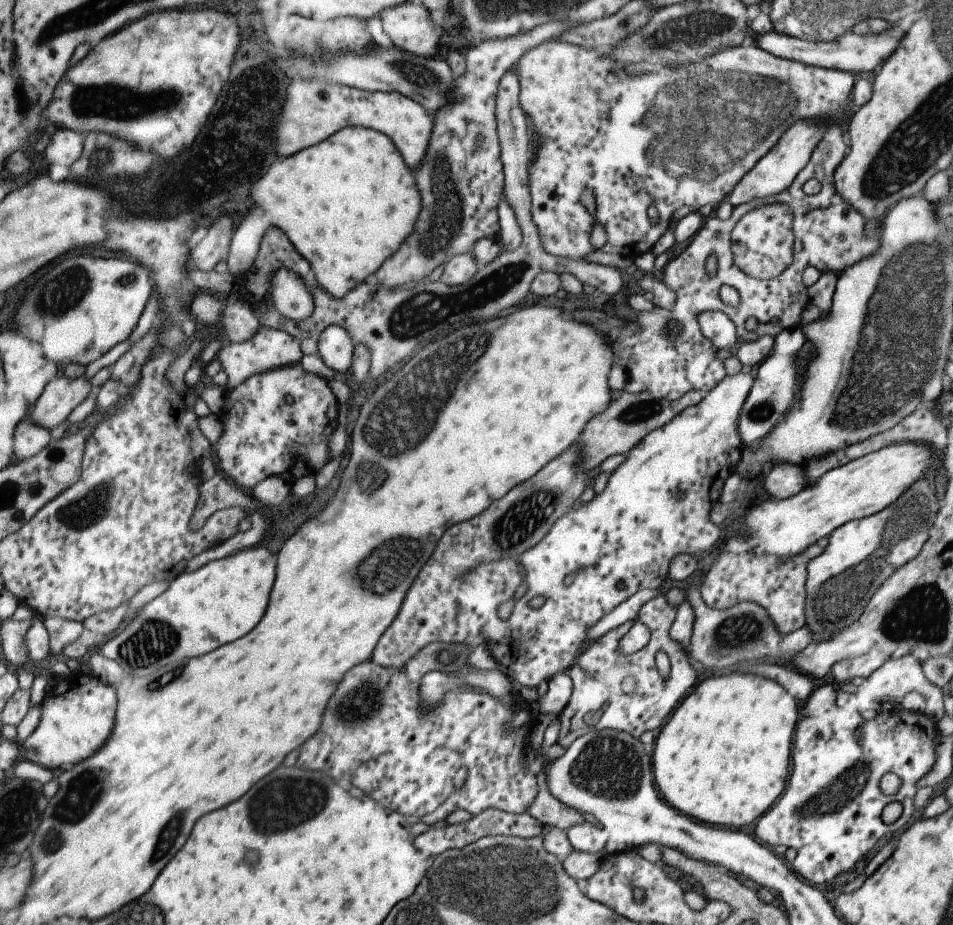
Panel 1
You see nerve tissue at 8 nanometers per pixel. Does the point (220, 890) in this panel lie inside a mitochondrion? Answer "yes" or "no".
no

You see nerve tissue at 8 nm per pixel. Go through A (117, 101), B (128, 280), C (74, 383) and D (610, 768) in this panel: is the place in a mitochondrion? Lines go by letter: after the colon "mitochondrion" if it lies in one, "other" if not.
A: mitochondrion
B: mitochondrion
C: other
D: mitochondrion

